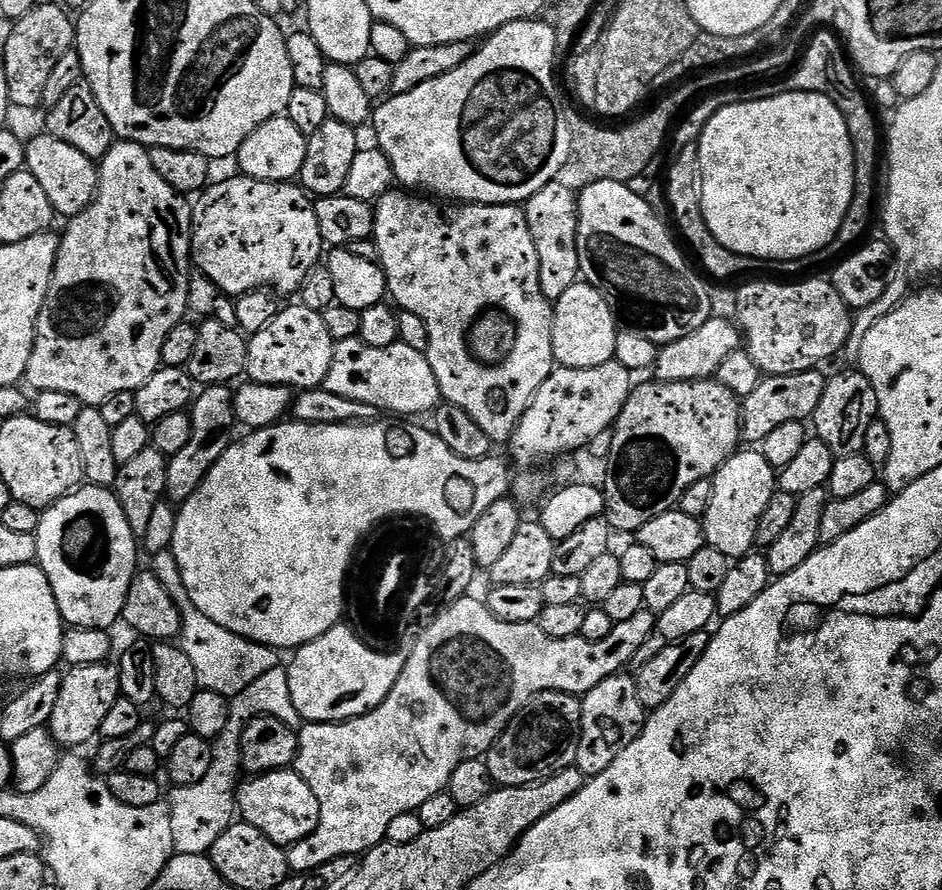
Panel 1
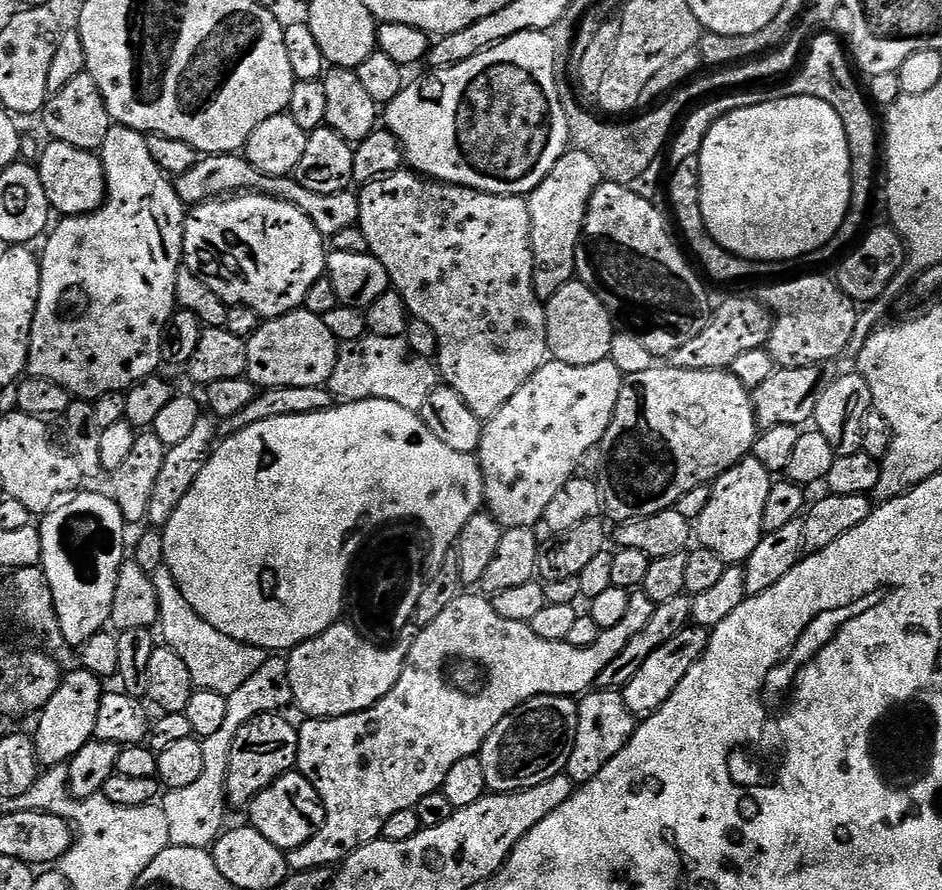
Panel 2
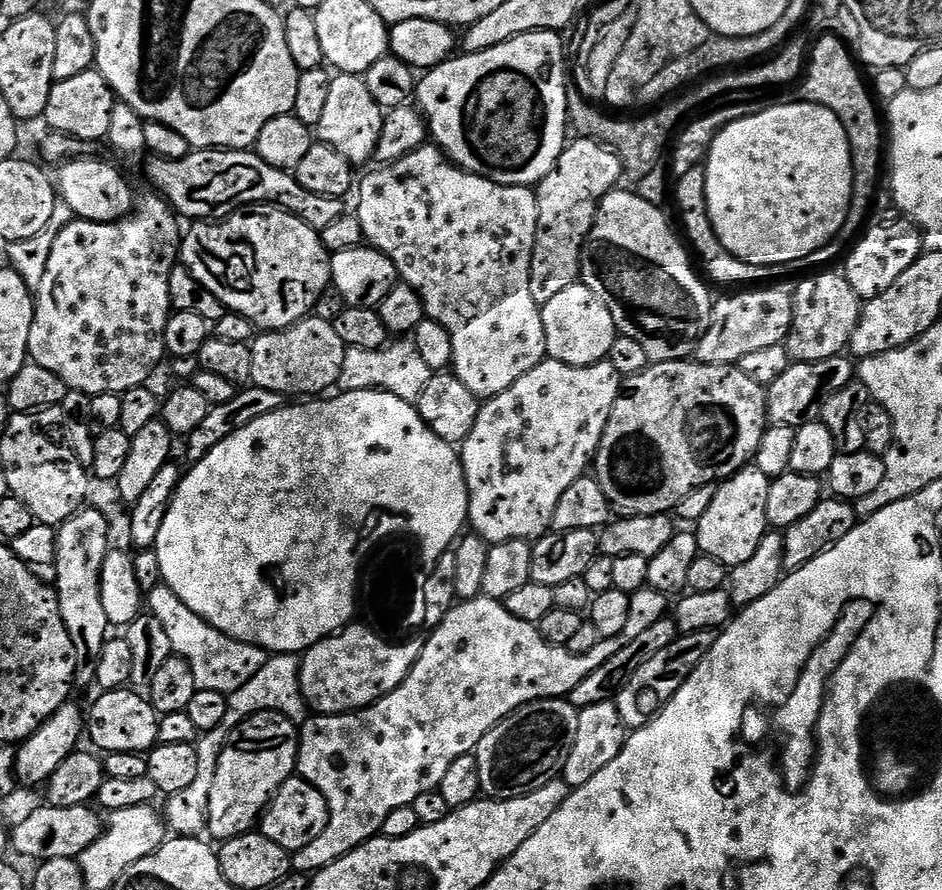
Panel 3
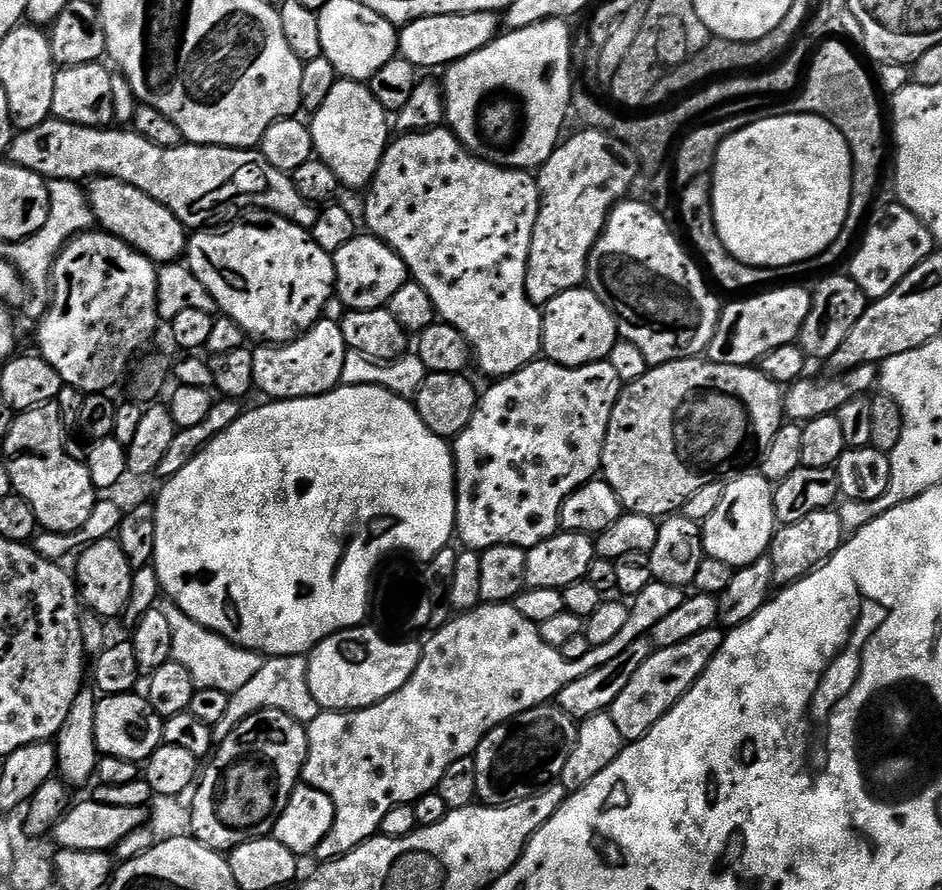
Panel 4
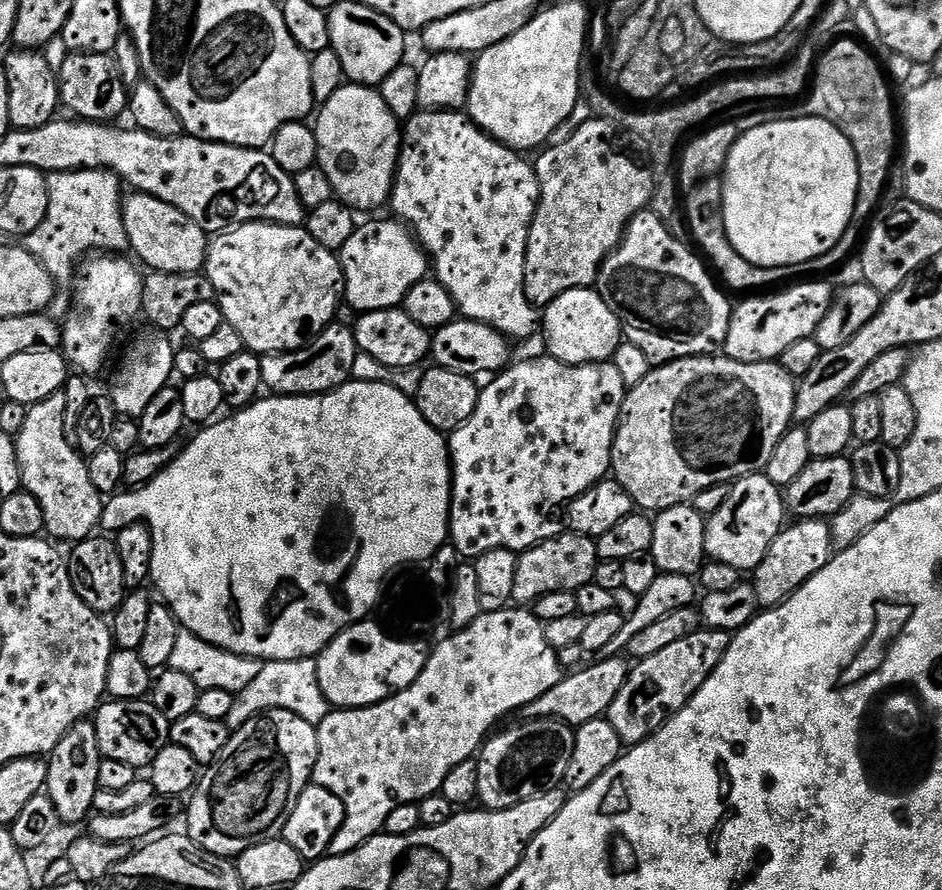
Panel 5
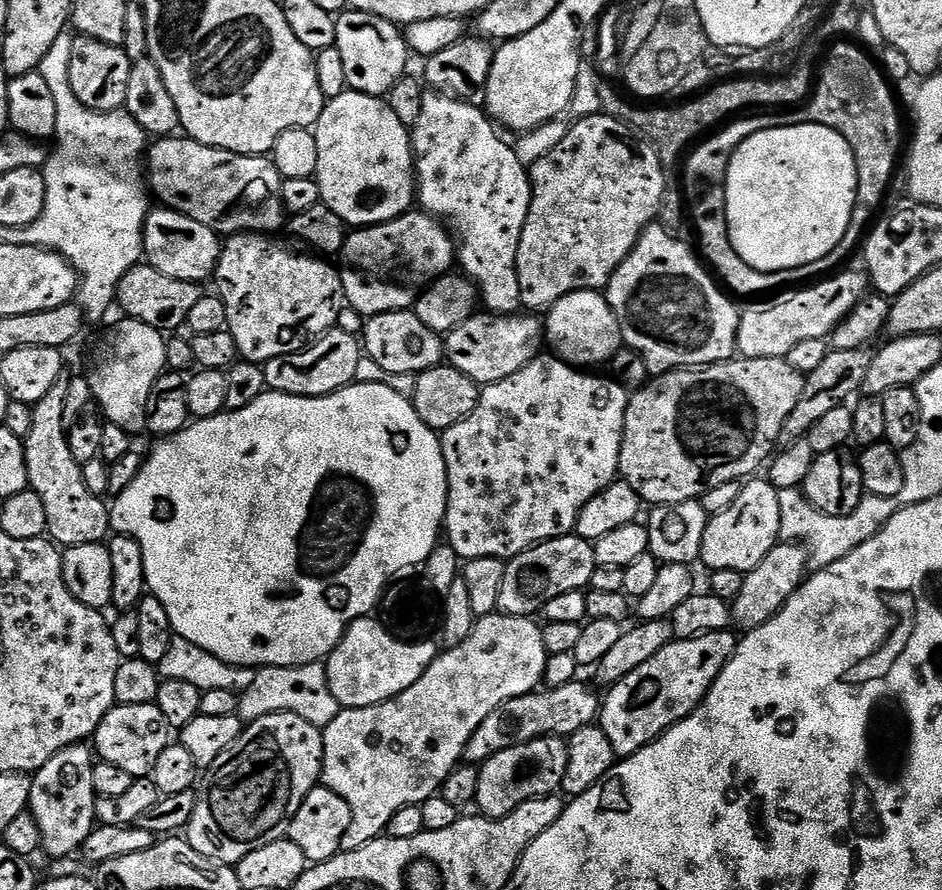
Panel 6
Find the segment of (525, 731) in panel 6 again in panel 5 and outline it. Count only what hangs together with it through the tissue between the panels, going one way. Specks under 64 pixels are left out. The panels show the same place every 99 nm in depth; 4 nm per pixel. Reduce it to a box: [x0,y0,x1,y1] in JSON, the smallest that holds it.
[522,655,630,726]

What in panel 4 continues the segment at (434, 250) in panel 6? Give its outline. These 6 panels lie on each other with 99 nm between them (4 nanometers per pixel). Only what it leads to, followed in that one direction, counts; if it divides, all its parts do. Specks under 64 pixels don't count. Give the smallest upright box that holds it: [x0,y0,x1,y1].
[334,234,410,312]

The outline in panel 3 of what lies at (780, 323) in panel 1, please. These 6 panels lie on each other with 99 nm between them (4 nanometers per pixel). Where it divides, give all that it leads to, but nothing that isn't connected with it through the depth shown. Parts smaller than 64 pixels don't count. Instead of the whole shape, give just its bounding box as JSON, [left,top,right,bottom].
[786,270,862,364]

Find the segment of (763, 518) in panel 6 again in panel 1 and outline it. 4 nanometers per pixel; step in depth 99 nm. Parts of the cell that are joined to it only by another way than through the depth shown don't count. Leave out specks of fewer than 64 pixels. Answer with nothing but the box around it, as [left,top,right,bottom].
[702,450,778,558]

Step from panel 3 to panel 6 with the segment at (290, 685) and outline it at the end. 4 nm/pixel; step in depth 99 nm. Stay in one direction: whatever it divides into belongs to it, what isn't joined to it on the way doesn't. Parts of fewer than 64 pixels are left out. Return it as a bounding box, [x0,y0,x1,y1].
[238,662,341,730]

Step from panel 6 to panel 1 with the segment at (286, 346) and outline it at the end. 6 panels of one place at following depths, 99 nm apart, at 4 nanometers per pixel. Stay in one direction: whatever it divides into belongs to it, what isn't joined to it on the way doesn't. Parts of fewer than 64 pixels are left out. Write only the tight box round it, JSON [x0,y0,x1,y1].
[192,174,326,298]

